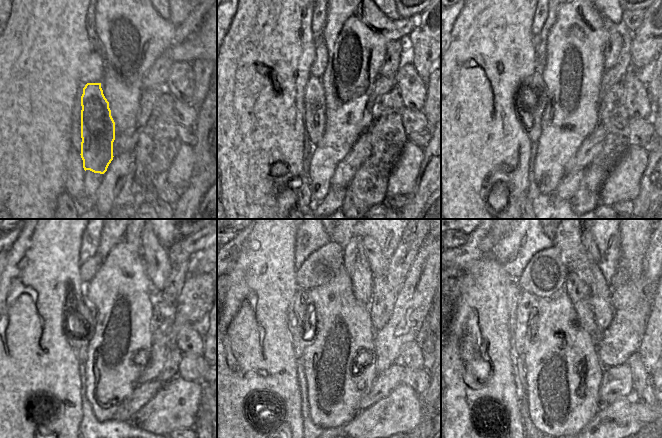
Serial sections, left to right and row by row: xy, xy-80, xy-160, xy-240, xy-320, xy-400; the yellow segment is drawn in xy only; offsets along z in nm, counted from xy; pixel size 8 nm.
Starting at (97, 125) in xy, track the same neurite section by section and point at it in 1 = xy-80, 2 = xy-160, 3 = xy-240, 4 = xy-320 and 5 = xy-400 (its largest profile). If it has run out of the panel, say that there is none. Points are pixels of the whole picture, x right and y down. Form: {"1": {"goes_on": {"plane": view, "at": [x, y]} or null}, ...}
{"1": {"goes_on": {"plane": "xy-80", "at": [314, 100]}}, "2": {"goes_on": {"plane": "xy-160", "at": [535, 91]}}, "3": {"goes_on": {"plane": "xy-240", "at": [79, 344]}}, "4": {"goes_on": {"plane": "xy-320", "at": [302, 301]}}, "5": {"goes_on": {"plane": "xy-400", "at": [519, 340]}}}

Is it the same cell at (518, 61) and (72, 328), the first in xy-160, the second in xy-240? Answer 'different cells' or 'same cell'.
different cells

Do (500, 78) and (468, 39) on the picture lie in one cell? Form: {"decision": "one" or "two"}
{"decision": "one"}

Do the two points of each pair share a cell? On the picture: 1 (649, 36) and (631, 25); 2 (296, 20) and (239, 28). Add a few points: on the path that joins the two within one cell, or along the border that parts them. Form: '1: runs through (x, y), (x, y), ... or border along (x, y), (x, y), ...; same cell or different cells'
1: border along (645, 10), (643, 21), (632, 32); different cells
2: runs through (282, 20), (277, 20), (269, 28), (253, 28); same cell

